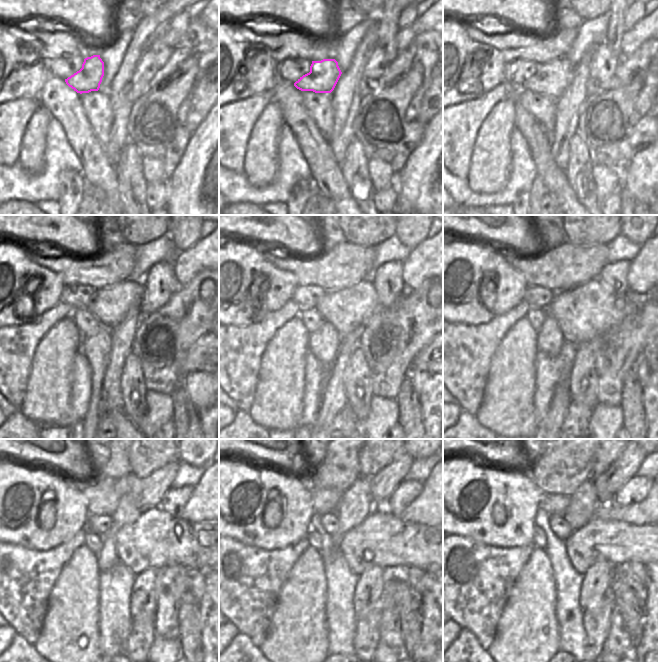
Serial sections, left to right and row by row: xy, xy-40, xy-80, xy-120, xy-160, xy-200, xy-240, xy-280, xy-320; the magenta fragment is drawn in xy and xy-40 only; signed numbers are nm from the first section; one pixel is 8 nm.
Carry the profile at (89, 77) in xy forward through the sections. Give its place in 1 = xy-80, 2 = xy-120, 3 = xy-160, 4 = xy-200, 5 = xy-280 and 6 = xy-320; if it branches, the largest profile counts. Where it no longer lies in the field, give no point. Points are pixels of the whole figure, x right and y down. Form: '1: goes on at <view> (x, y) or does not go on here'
1: goes on at xy-80 (551, 79)
2: goes on at xy-120 (109, 305)
3: goes on at xy-160 (350, 309)
4: goes on at xy-200 (581, 318)
5: goes on at xy-280 (362, 547)
6: goes on at xy-320 (585, 546)

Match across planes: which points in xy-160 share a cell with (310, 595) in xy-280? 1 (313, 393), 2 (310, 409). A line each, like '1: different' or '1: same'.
1: different
2: different

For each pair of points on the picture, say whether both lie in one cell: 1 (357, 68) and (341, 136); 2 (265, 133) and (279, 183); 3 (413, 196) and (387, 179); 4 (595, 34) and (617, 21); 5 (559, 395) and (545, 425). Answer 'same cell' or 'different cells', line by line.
1: same cell
2: different cells
3: different cells
4: different cells
5: same cell

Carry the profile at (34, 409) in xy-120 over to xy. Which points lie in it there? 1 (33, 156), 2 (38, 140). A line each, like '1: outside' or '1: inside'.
1: inside
2: inside

